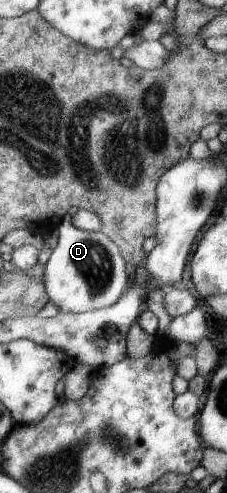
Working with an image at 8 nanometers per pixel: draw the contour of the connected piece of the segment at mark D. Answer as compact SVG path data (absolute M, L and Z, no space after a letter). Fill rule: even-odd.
M71 218L58 226L57 246L52 250L46 266L46 290L50 301L64 313L86 313L107 309L122 298L129 288L129 276L118 243L101 231L82 231Z

